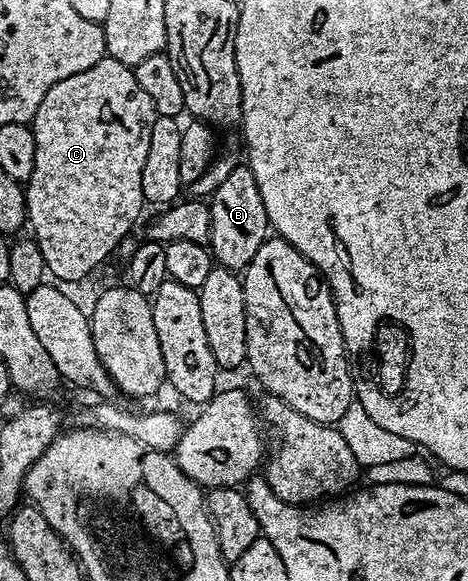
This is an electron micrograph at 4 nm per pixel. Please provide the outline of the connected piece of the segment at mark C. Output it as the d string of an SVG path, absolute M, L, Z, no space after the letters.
M112 58L101 59L92 65L92 69L84 69L84 73L76 73L76 77L64 77L40 101L40 109L36 109L32 120L32 130L36 141L36 165L32 169L30 178L25 180L24 190L26 193L26 218L29 230L32 232L33 239L40 245L40 253L44 253L47 272L54 275L63 284L78 283L85 275L90 275L114 250L118 247L118 242L129 233L134 227L134 222L138 219L138 214L144 208L142 197L142 186L140 177L144 173L144 157L148 157L148 137L152 133L152 125L156 118L156 112L152 105L152 97L140 89L140 81L136 81L133 70L125 67L120 61Z

